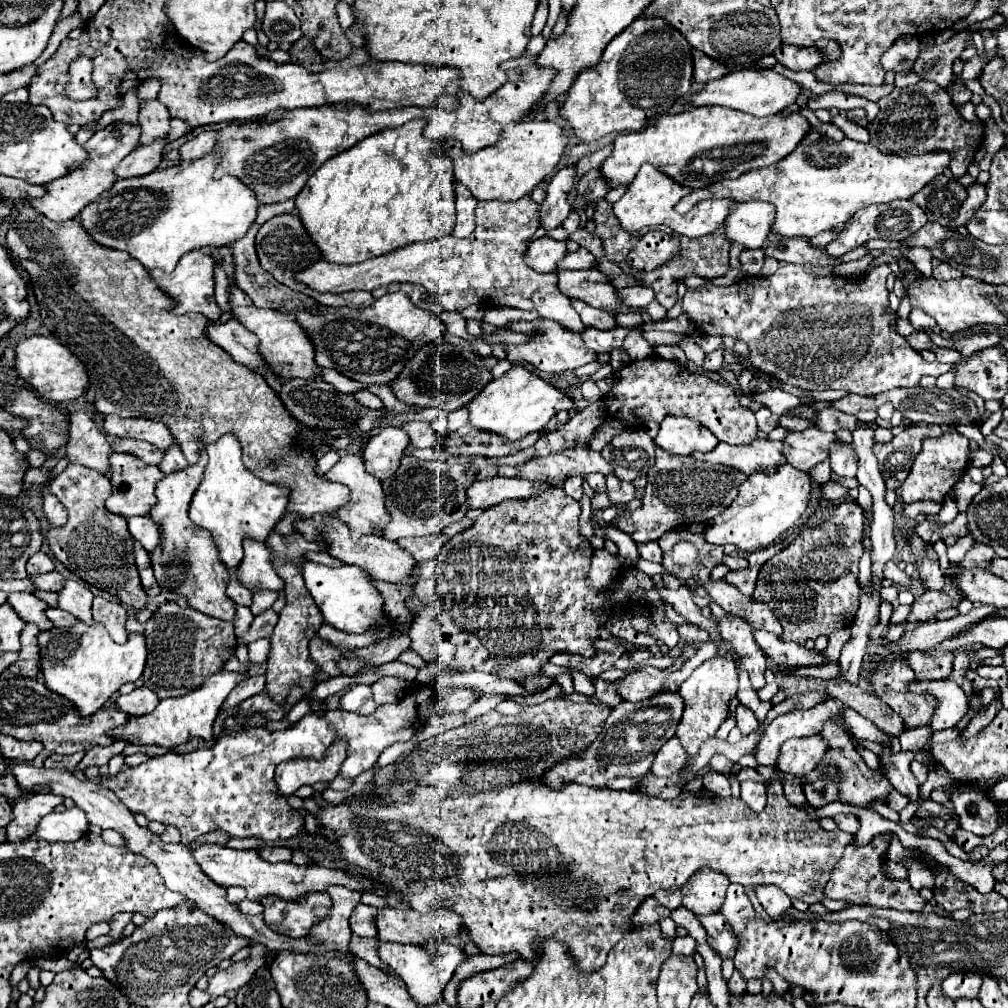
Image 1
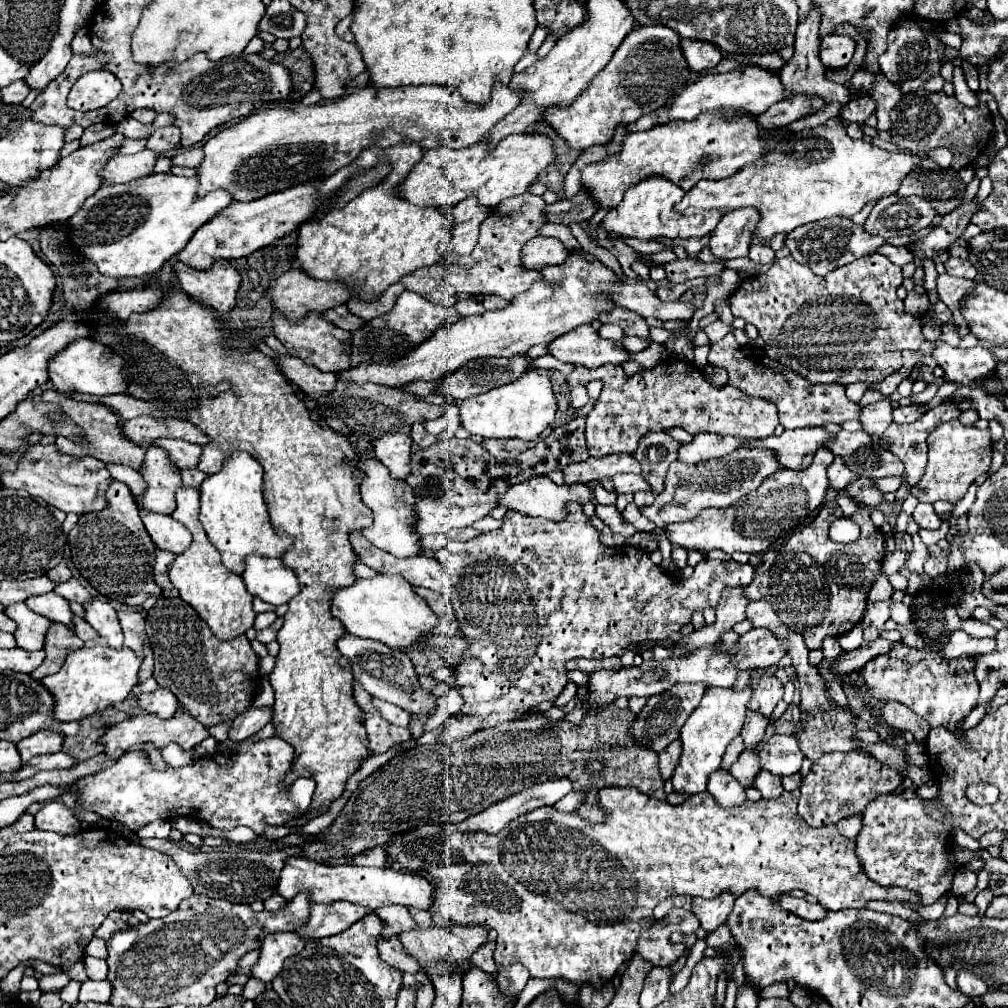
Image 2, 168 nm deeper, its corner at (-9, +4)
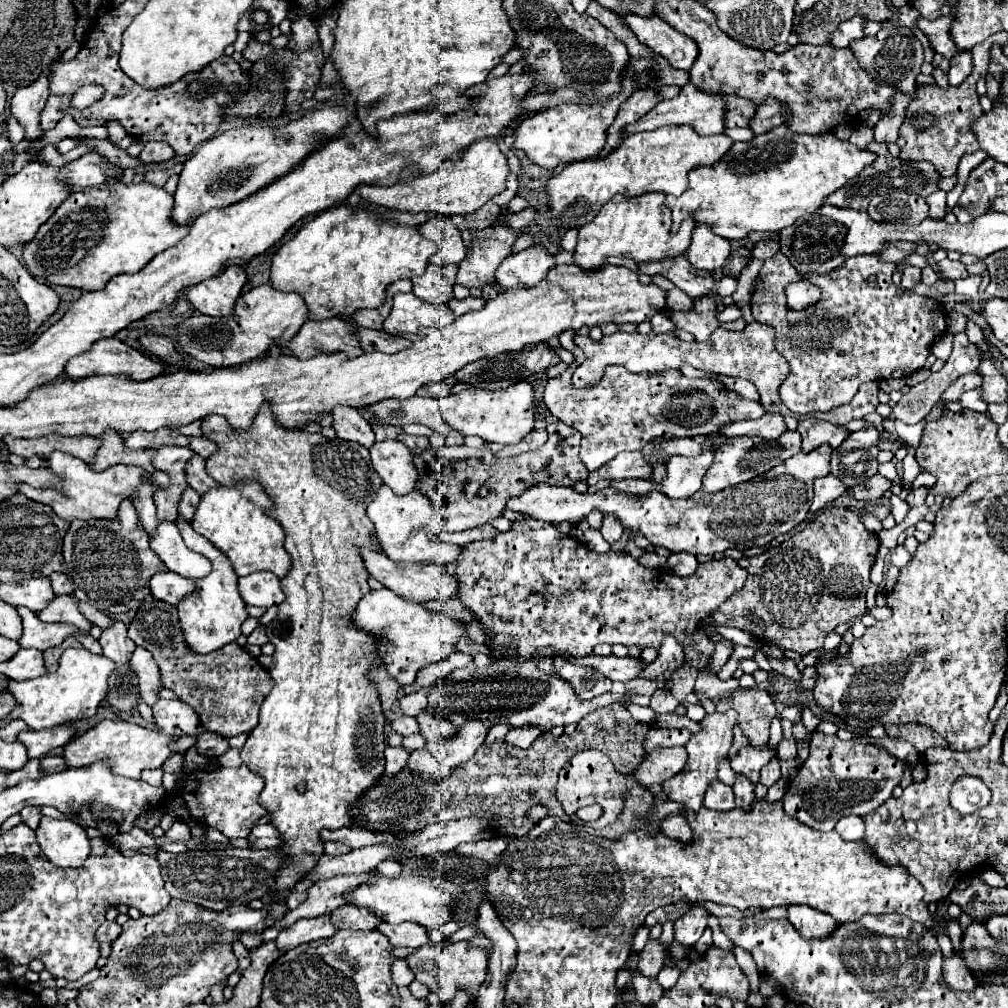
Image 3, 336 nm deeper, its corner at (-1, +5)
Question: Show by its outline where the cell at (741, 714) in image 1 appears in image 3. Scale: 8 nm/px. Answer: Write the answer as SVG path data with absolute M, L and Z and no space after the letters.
M735 725L735 727L733 727L733 747L731 747L731 751L729 751L729 757L733 757L733 755L737 753L737 749L739 749L739 747L745 747L747 743L749 743L749 739L747 739L747 737L743 735L743 731Z

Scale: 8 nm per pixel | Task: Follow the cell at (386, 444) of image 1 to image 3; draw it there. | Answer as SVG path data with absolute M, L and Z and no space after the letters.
M387 439L371 445L371 463L385 485L397 495L415 489L417 471L413 469L411 451L397 439Z

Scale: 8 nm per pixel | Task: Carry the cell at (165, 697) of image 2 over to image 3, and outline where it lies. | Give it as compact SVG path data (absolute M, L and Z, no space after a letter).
M157 699L151 709L155 725L167 735L181 737L201 733L201 725L197 725L197 713L193 713L193 709L179 699Z

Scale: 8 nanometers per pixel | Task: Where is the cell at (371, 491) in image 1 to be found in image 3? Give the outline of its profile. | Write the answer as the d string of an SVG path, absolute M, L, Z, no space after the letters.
M381 485L377 491L377 497L369 503L367 515L375 525L375 537L383 553L393 561L417 561L417 563L435 563L435 565L447 565L457 559L461 547L429 539L425 531L425 525L429 521L429 515L433 515L431 501L421 491L411 491L403 497L395 495L387 485Z

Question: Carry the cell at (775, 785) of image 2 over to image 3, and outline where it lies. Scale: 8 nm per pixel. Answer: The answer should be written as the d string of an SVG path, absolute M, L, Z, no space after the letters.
M771 761L765 769L761 769L761 777L759 783L765 787L771 787L775 781L779 781L781 777L781 769L779 769L779 761Z

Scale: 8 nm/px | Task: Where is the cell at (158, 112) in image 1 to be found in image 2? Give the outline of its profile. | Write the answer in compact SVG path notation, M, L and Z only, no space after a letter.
M165 126L159 128L149 140L147 140L147 148L153 150L157 156L163 156L167 150L173 150L179 146L179 130L177 126Z

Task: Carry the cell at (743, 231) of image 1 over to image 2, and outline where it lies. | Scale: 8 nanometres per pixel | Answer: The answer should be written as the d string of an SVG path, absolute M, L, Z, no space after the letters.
M741 208L721 216L719 224L711 232L709 250L719 260L731 260L747 256L749 244L753 240L751 232L757 226L759 214L755 208Z

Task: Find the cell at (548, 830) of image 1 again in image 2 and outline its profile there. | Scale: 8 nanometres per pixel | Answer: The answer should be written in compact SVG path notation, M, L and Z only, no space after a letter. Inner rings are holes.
M603 788L599 802L603 810L611 810L611 816L603 824L589 824L573 812L565 814L553 808L549 814L549 806L545 806L513 820L505 830L493 836L483 832L449 832L445 826L425 824L393 836L385 852L401 866L413 872L425 870L445 884L443 894L437 896L443 920L497 930L493 960L499 968L523 964L531 978L565 978L573 984L591 984L601 990L617 974L617 968L633 956L637 938L655 922L653 908L665 894L717 898L723 892L739 896L745 890L757 890L763 898L775 898L791 890L803 890L833 912L847 908L861 910L869 900L921 904L919 894L913 890L879 886L869 880L861 870L861 862L857 862L855 842L841 836L837 826L805 826L797 814L797 798L799 790L783 792L783 796L775 800L747 800L743 806L725 810L709 792L671 806L639 790ZM567 826L587 828L567 834Z

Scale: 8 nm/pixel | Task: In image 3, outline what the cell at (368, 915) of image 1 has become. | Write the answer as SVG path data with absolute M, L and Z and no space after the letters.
M387 921L379 923L377 929L391 941L391 945L401 945L401 947L421 947L429 943L427 931L417 925L417 923L399 923L399 925L389 925Z

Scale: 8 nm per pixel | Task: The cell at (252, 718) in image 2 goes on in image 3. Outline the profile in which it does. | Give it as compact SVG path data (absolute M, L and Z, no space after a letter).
M203 731L197 739L197 751L205 753L209 757L219 757L227 751L227 737L223 737L219 733Z

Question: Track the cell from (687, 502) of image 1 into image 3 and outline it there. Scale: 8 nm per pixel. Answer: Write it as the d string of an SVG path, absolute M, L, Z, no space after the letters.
M785 431L779 439L773 439L773 441L757 441L757 437L745 437L745 439L739 437L737 441L729 441L723 445L723 453L717 455L713 465L709 467L709 471L703 479L701 491L697 491L691 499L699 501L703 495L715 495L717 491L723 491L727 487L739 485L757 475L765 475L771 467L793 457L797 451L801 451L801 437L797 431Z

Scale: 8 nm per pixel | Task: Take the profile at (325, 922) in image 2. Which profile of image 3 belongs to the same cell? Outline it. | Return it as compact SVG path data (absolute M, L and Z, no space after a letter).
M341 905L331 913L331 923L335 929L375 929L381 923L377 915L369 913L369 909L353 909L353 905Z

